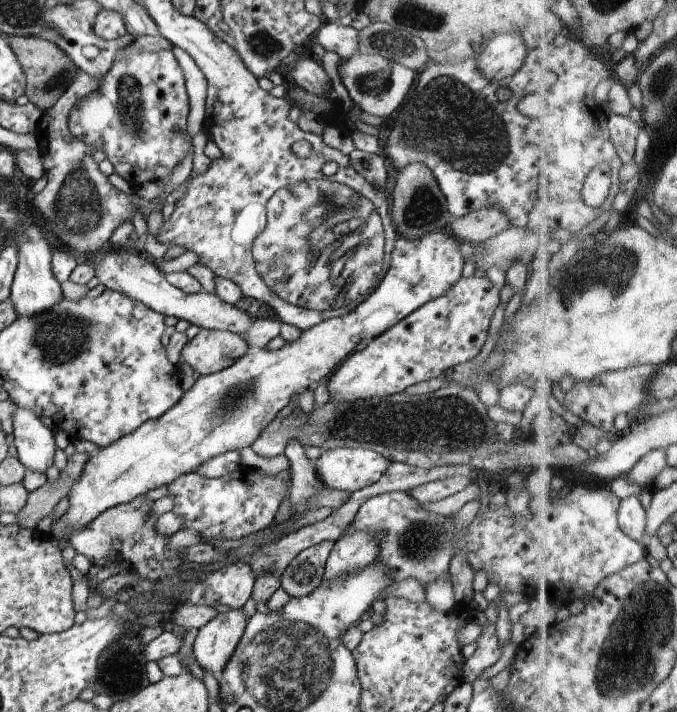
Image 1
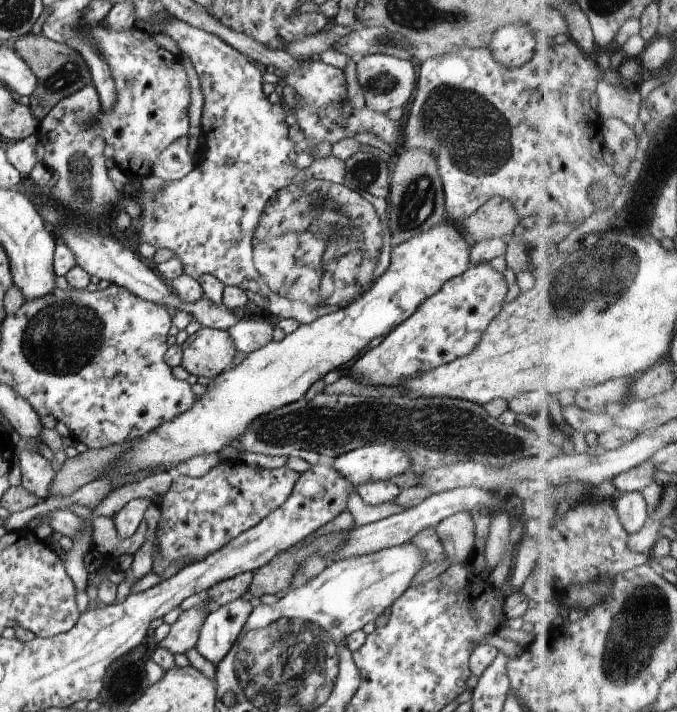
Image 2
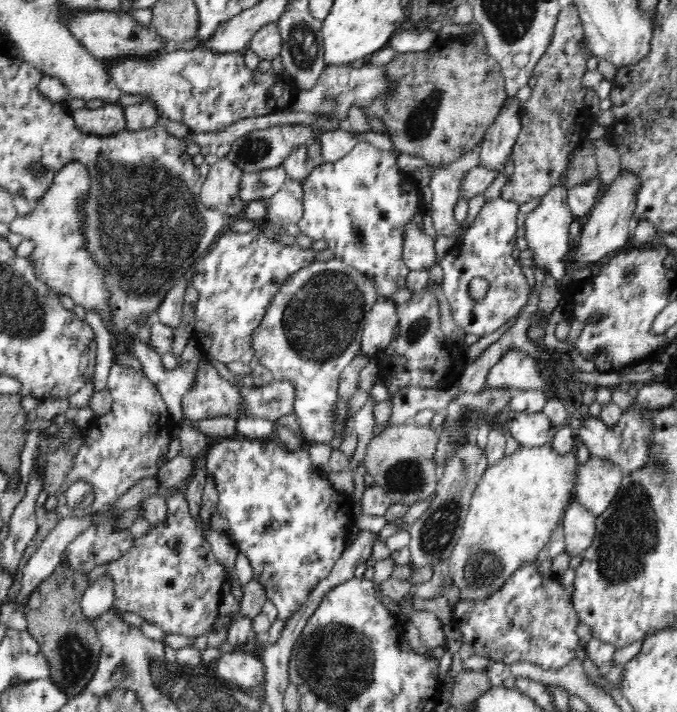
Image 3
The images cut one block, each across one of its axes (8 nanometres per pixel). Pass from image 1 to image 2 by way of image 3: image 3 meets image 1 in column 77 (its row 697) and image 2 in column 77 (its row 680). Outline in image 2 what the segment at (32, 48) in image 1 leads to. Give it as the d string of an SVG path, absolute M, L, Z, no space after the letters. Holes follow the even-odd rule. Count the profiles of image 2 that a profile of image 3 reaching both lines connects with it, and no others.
M29 33L16 40L15 52L30 66L34 72L38 86L30 94L30 104L32 115L40 121L46 114L64 98L76 94L84 86L92 83L92 74L88 64L84 62L82 54L66 44L60 44L46 38L46 36Z

